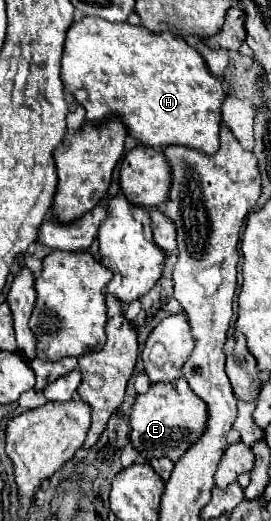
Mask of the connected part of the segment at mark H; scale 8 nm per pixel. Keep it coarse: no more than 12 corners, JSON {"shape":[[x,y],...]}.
{"shape":[[84,17],[62,81],[98,125],[218,151],[224,81],[182,35]]}

